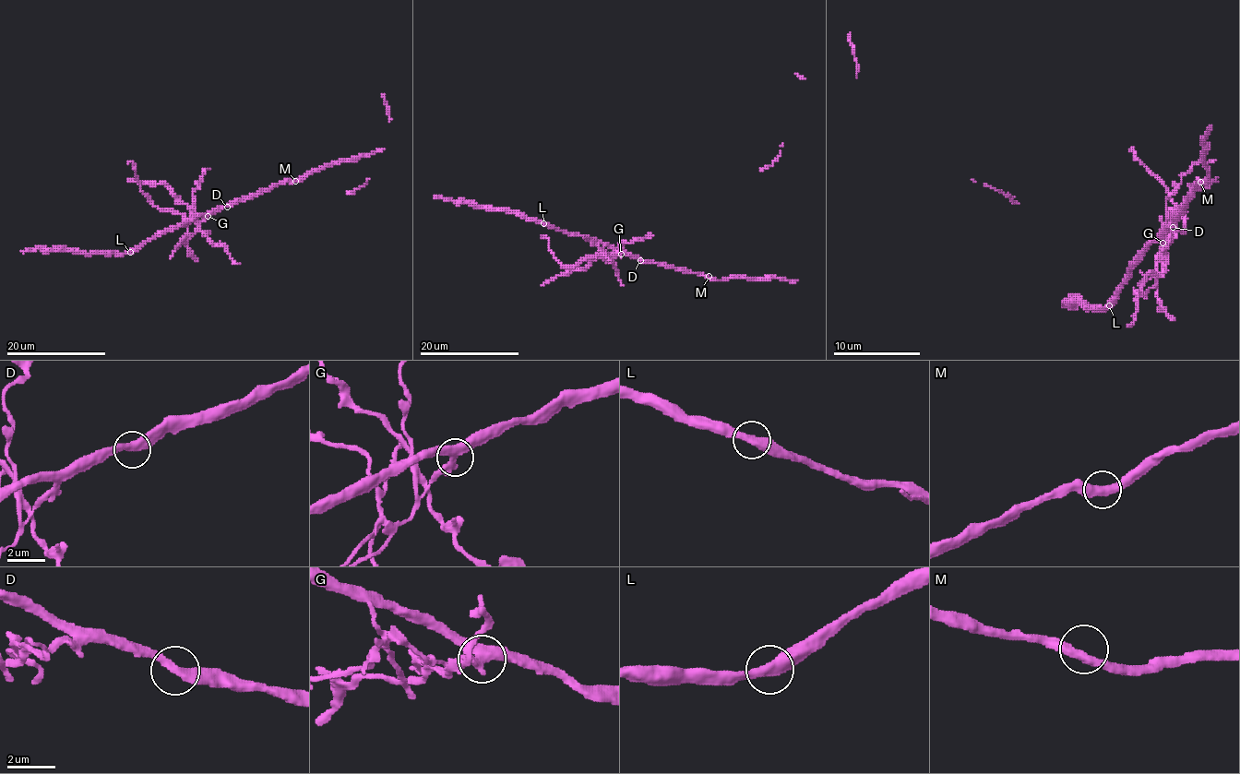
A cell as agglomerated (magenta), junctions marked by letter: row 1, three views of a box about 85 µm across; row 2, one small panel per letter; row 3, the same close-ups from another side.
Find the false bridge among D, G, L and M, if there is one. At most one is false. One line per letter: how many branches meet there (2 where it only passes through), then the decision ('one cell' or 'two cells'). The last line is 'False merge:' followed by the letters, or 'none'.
D: branches 2; one cell
G: branches 3; two cells
L: branches 2; one cell
M: branches 2; one cell
False merge: G

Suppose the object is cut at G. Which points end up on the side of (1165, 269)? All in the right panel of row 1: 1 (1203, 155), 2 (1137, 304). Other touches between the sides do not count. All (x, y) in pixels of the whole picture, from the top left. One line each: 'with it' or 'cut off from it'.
1: cut off from it
2: with it

